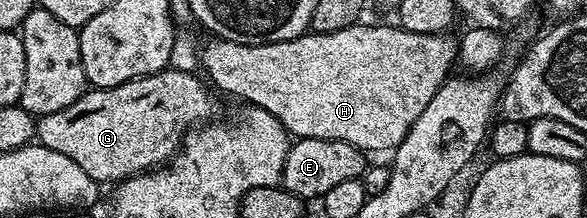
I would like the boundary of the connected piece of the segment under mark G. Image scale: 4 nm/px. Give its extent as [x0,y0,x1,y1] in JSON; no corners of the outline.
[35,69,212,185]

